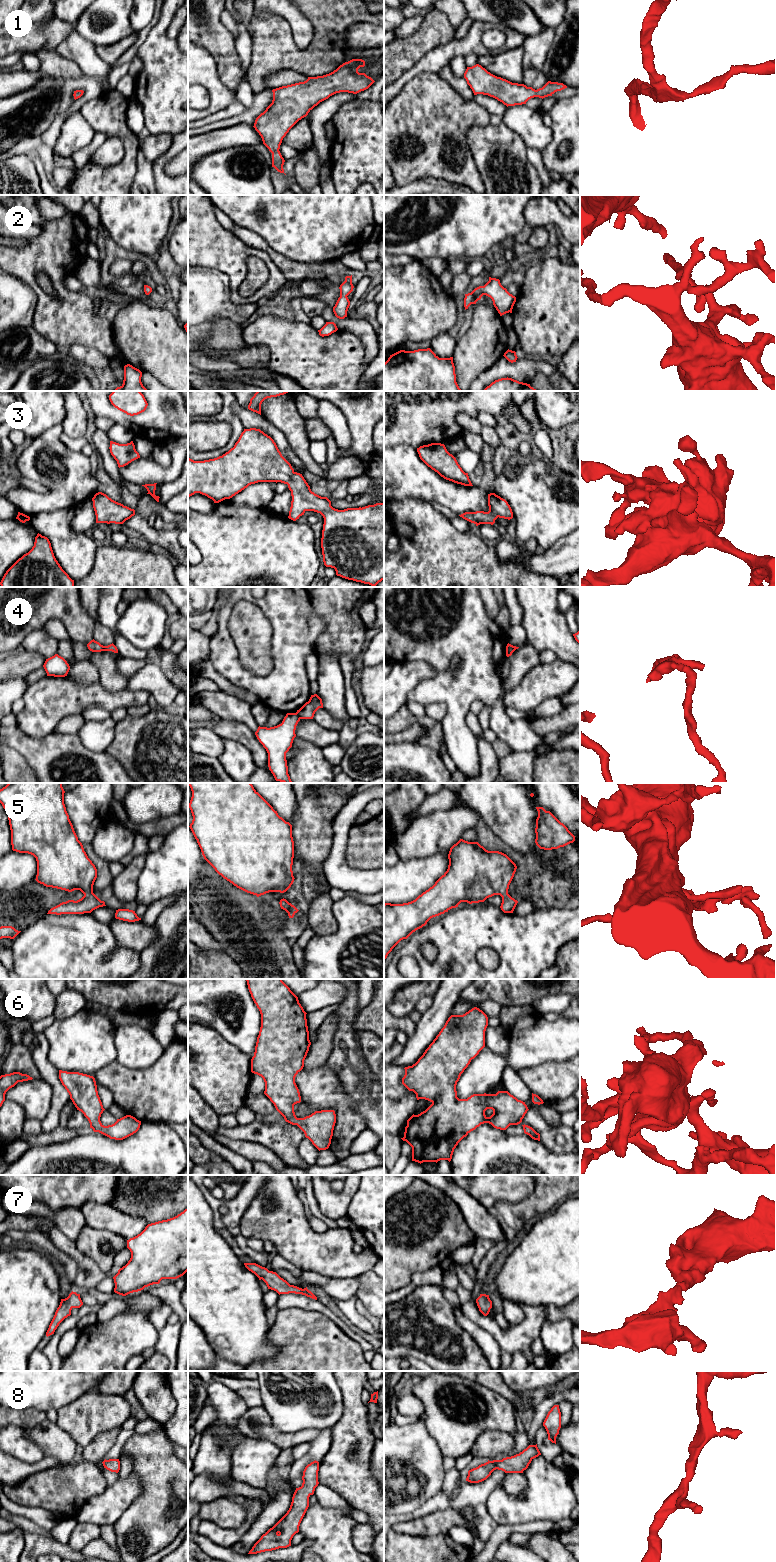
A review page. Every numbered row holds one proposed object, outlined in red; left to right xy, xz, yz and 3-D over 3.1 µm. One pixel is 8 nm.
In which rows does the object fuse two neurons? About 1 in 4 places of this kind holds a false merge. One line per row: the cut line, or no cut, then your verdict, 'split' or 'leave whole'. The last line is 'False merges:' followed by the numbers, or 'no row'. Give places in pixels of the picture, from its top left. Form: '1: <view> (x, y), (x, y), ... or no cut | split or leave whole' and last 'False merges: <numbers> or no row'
1: no cut | leave whole
2: no cut | leave whole
3: no cut | leave whole
4: xz (295, 713), (300, 718) | split
5: no cut | leave whole
6: no cut | leave whole
7: no cut | leave whole
8: no cut | leave whole
False merges: 4

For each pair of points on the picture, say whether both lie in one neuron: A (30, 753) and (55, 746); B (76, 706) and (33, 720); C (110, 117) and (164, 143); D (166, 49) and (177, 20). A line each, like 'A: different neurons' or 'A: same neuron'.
A: same neuron
B: same neuron
C: different neurons
D: different neurons

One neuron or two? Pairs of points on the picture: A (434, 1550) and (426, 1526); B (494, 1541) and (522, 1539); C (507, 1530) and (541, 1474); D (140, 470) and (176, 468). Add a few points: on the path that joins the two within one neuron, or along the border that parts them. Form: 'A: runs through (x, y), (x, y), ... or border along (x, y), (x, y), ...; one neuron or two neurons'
A: border along (447, 1532), (433, 1535), (406, 1534); two neurons
B: border along (531, 1534), (513, 1532), (507, 1539); two neurons
C: border along (533, 1520), (497, 1525); two neurons
D: runs through (149, 472), (167, 472); one neuron

